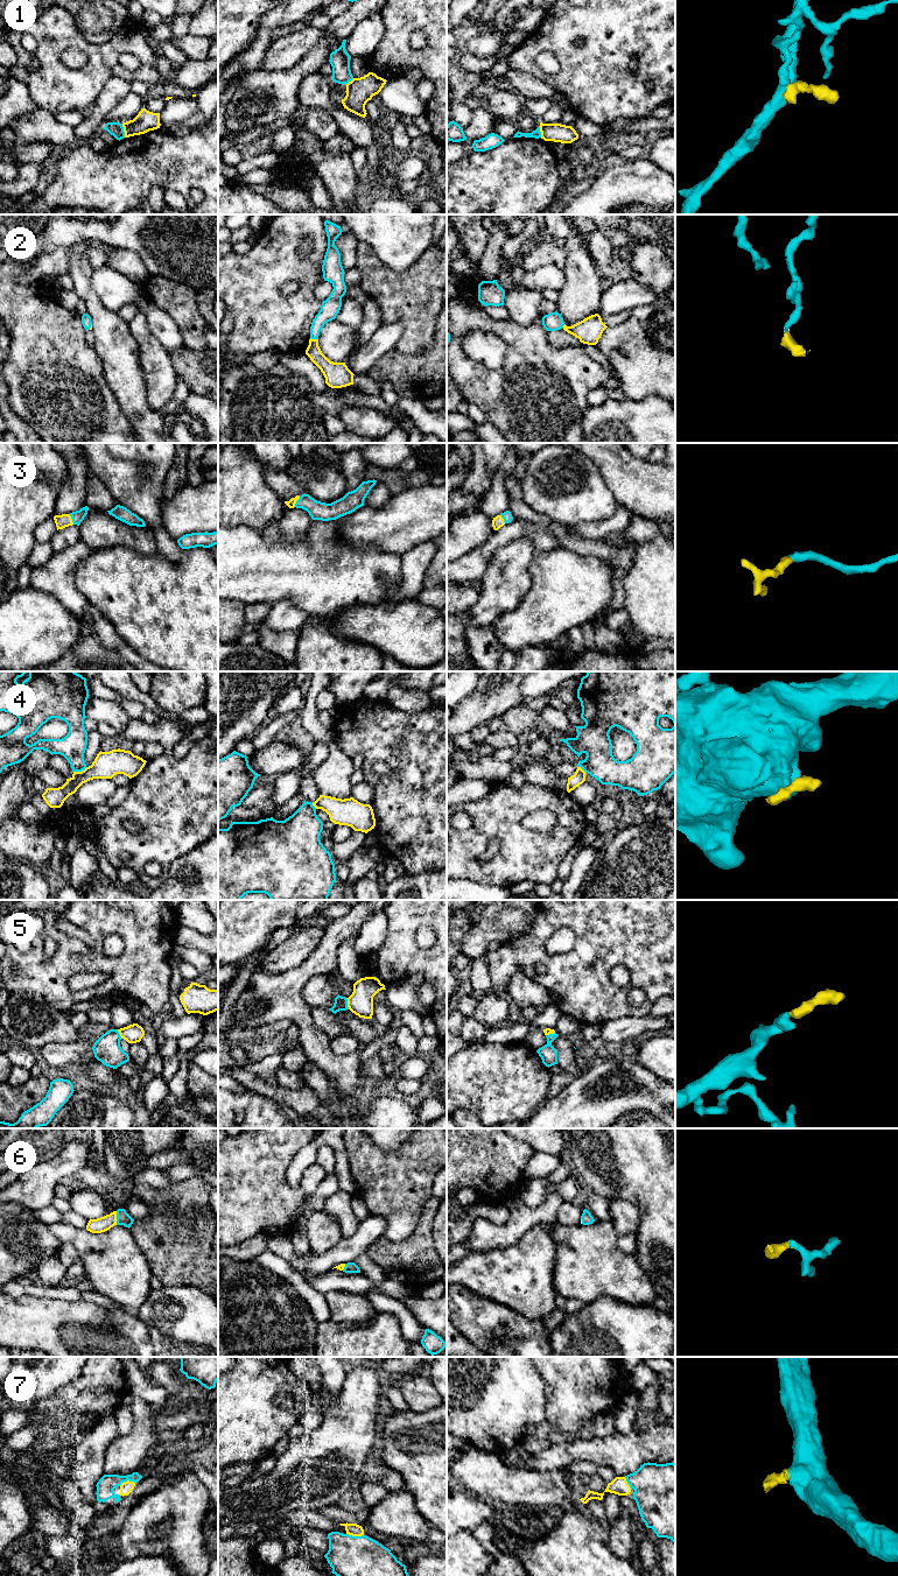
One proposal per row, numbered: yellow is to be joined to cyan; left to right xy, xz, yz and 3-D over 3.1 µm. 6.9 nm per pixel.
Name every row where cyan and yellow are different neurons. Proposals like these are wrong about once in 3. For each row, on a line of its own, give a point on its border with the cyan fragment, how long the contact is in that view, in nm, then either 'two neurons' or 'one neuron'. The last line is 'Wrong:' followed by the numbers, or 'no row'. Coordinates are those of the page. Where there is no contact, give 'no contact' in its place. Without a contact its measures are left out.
1: contact xy (123, 131); length 100 nm; two neurons
2: contact xz (314, 338); length 60 nm; one neuron
3: contact xy (71, 518); length 80 nm; one neuron
4: contact xy (79, 771); length 100 nm; two neurons
5: contact xz (346, 1004); length 80 nm; one neuron
6: contact xy (117, 1218); length 100 nm; one neuron
7: contact xy (127, 1479); length 120 nm; one neuron
Wrong: 1, 4

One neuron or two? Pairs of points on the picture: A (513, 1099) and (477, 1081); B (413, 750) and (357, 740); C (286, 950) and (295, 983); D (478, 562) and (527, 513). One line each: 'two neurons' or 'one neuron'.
A: one neuron
B: one neuron
C: two neurons
D: two neurons

